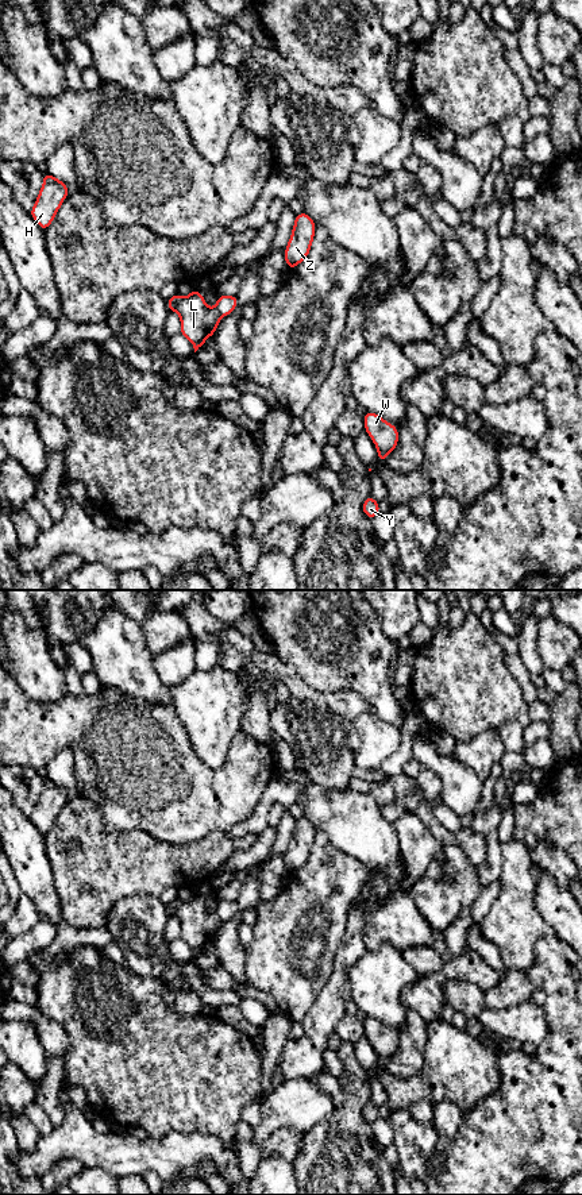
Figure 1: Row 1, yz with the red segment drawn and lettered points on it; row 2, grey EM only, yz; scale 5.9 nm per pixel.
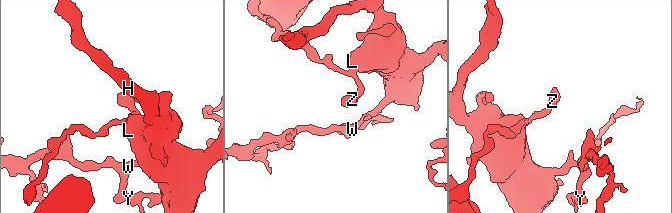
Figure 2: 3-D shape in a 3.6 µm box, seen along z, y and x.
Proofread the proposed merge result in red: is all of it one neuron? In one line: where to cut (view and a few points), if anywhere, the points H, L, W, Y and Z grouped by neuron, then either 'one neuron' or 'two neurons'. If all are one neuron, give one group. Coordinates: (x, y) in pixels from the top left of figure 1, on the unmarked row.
cut in yz along (215, 913), (222, 920); H L W Y / Z; two neurons

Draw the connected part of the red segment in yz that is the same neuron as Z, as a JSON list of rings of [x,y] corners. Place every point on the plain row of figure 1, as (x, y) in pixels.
[[[305,817],[296,821],[289,848],[285,853],[285,867],[290,875],[309,859],[316,829]]]

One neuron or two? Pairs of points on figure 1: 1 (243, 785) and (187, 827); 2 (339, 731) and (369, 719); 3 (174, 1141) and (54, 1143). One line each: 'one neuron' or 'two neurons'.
1: one neuron
2: two neurons
3: one neuron

